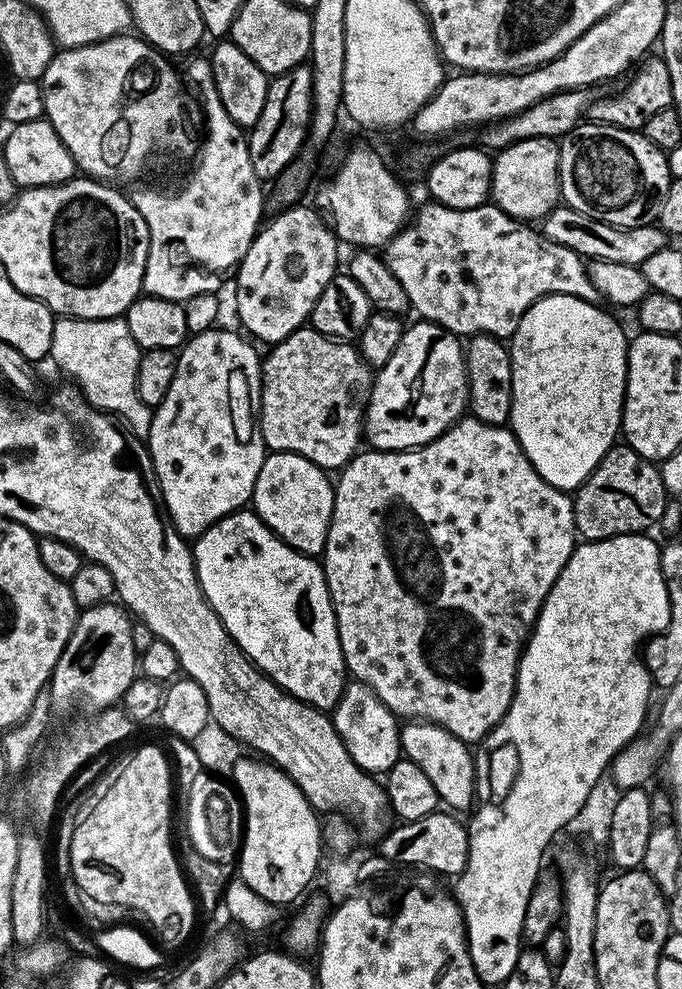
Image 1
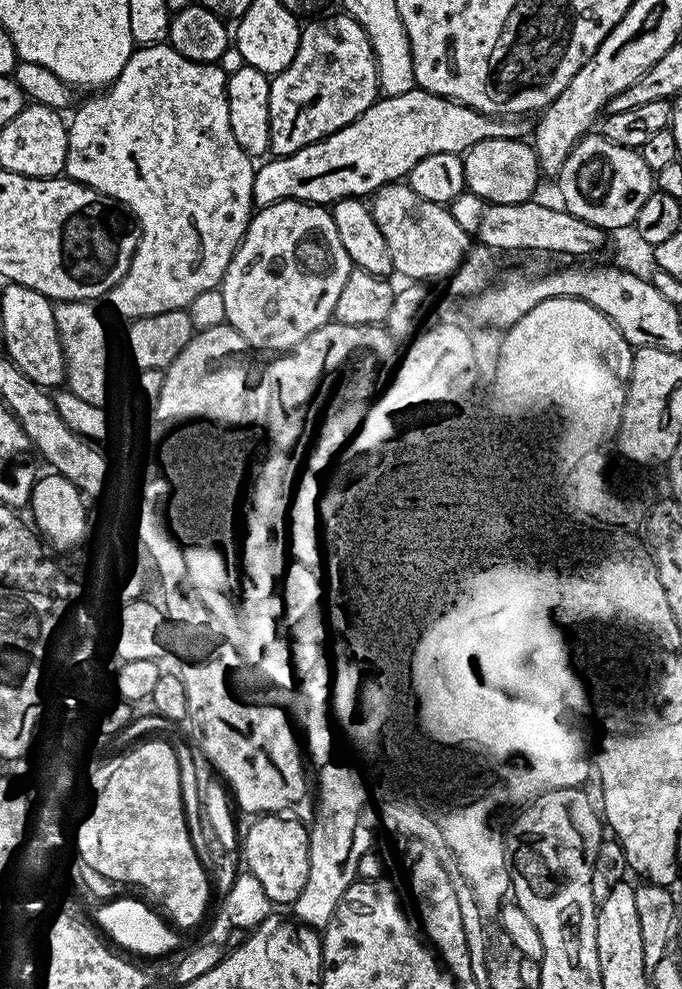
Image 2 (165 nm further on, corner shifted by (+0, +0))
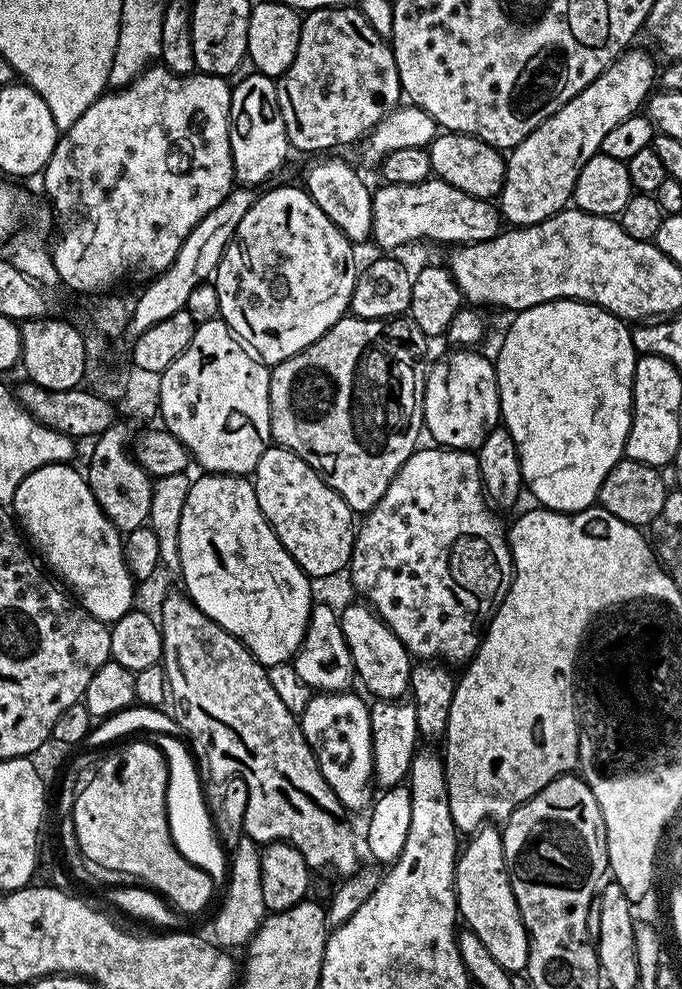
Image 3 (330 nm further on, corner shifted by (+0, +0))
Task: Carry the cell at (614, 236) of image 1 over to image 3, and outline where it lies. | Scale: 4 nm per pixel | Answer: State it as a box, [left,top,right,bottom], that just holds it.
[372,178,502,250]

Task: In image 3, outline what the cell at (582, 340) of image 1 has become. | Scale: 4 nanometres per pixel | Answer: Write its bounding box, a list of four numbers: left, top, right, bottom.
[494,300,638,512]

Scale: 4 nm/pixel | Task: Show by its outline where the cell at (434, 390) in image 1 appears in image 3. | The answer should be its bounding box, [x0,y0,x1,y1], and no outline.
[424,350,501,450]

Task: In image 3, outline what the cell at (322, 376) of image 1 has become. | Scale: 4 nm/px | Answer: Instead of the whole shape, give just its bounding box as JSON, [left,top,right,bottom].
[270,314,426,514]

